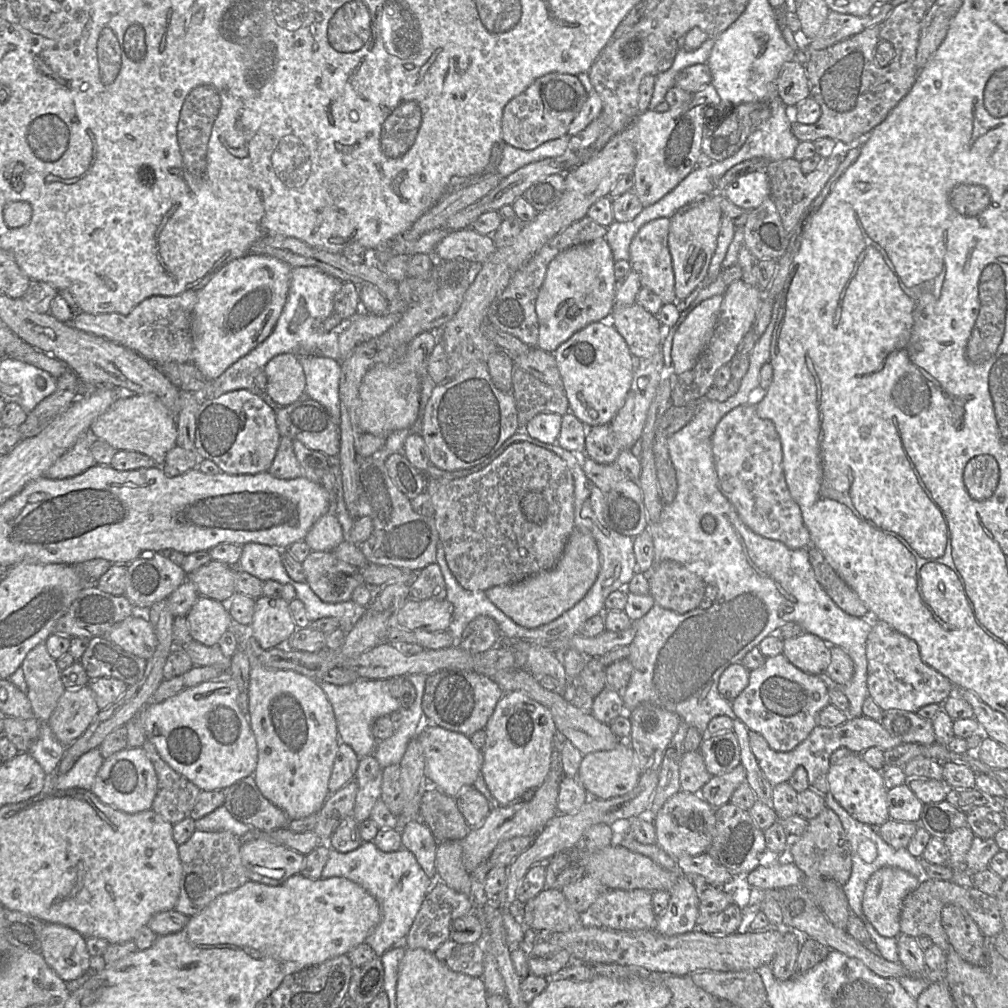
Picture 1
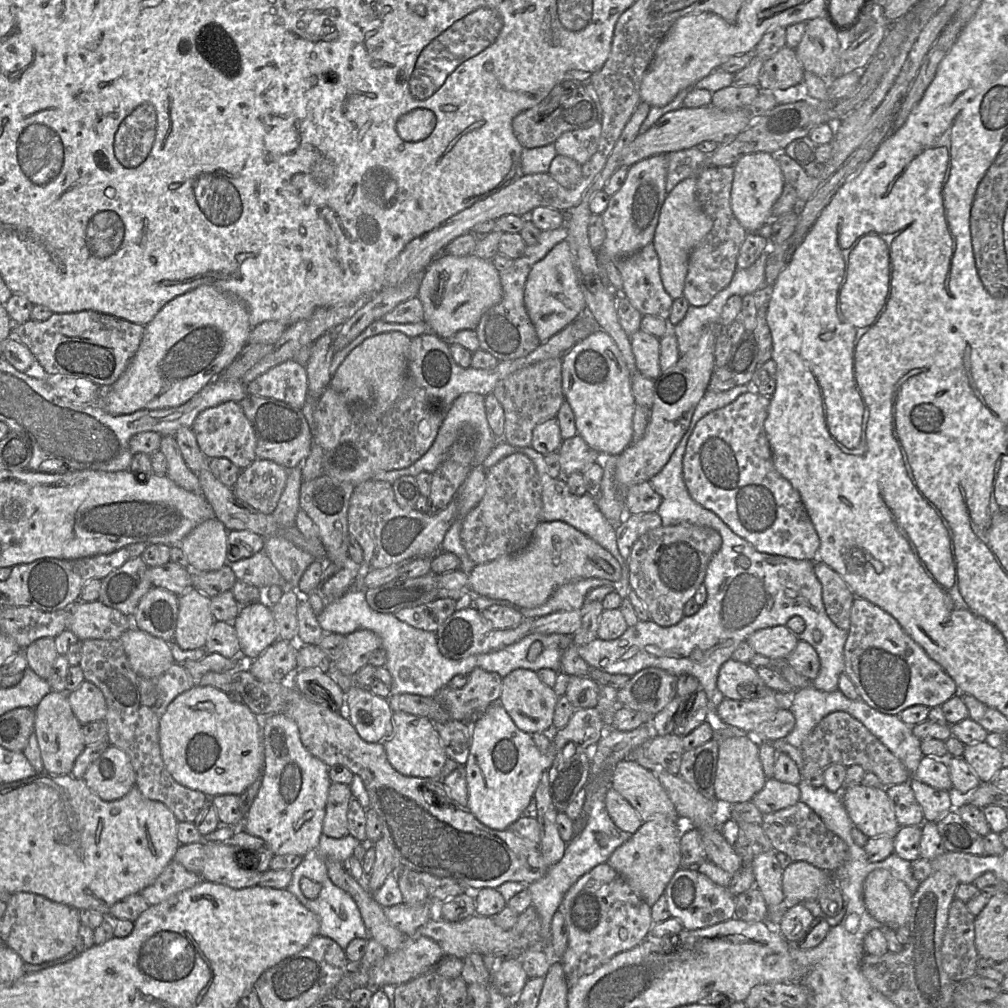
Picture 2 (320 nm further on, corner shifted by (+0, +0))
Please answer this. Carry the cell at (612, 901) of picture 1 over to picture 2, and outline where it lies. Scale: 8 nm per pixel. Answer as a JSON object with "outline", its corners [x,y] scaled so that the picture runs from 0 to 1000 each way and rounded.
{"outline":[[[601,855],[586,862],[565,880],[554,904],[559,907],[563,922],[563,937],[556,953],[564,979],[610,947],[645,931],[649,917],[646,900]]]}

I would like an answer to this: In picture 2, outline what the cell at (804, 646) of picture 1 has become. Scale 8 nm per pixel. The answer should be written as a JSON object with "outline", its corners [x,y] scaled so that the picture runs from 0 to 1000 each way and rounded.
{"outline":[[[768,621],[746,628],[740,635],[750,649],[764,654],[778,654],[793,637],[792,631],[780,621]]]}

